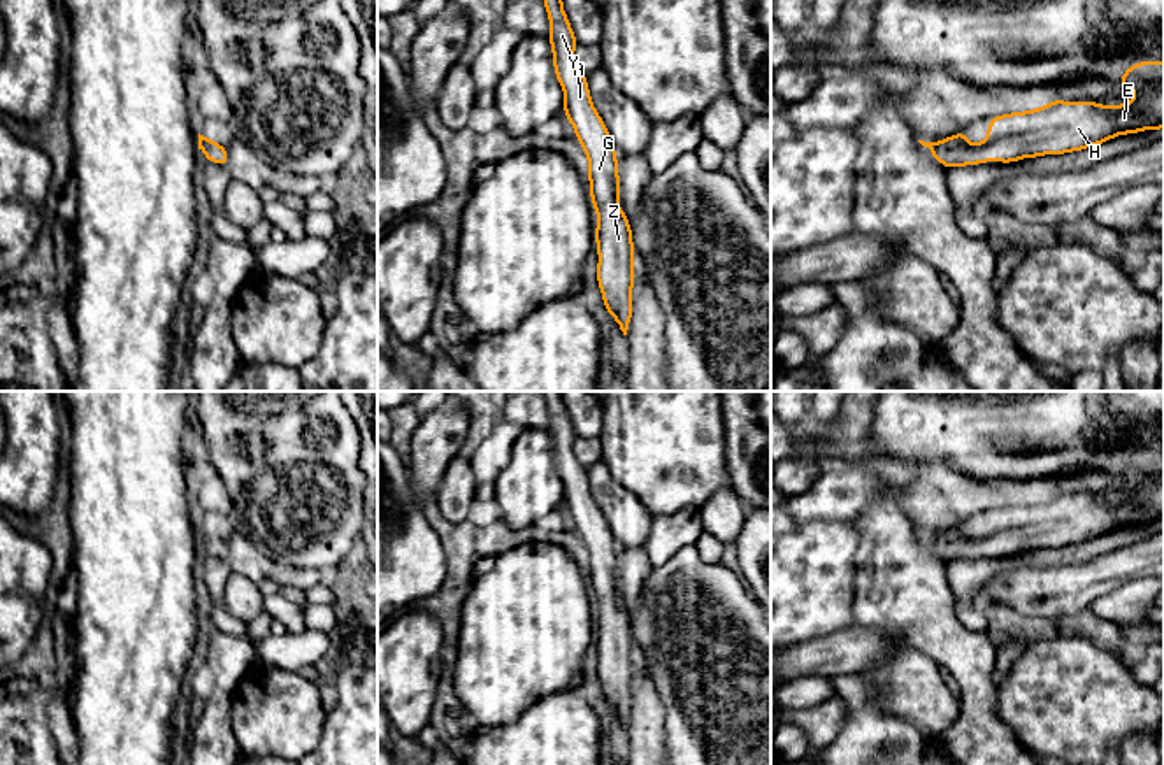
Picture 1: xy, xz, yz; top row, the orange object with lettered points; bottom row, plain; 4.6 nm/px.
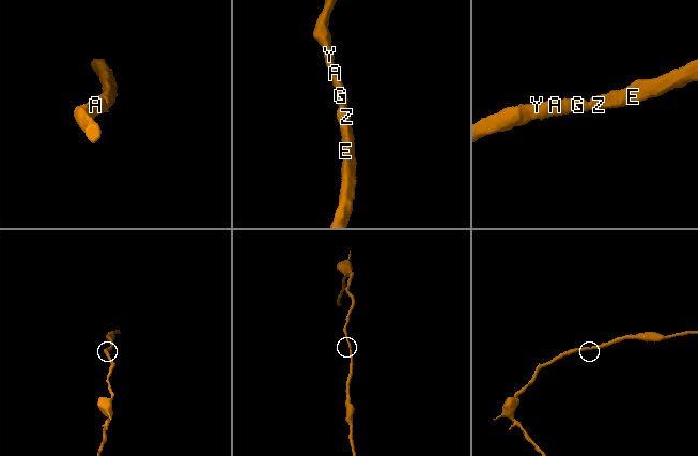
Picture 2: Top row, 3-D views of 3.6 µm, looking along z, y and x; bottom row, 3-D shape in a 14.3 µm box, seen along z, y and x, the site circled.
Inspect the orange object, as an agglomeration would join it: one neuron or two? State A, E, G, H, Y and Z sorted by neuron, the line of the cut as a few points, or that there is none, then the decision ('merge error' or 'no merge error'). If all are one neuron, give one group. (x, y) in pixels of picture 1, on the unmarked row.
A E G H Y Z; no cut; no merge error

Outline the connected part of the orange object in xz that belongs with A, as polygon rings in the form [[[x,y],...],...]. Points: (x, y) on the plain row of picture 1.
[[[542,391],[544,400],[550,411],[550,435],[553,444],[553,460],[555,468],[565,486],[564,507],[571,514],[578,535],[583,539],[588,549],[588,565],[590,565],[590,590],[593,597],[593,607],[600,609],[600,614],[595,616],[595,635],[599,646],[597,658],[597,676],[604,691],[606,705],[609,705],[623,728],[627,728],[630,712],[632,712],[632,679],[634,679],[634,637],[632,637],[632,621],[629,619],[627,607],[620,602],[616,593],[620,591],[620,570],[618,570],[618,551],[614,546],[613,532],[595,504],[590,493],[590,483],[586,468],[574,456],[574,442],[578,439],[571,416],[565,409],[562,391]]]

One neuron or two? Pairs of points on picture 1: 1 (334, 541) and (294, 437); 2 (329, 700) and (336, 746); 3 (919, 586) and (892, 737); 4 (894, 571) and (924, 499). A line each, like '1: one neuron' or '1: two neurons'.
1: one neuron
2: two neurons
3: two neurons
4: two neurons

